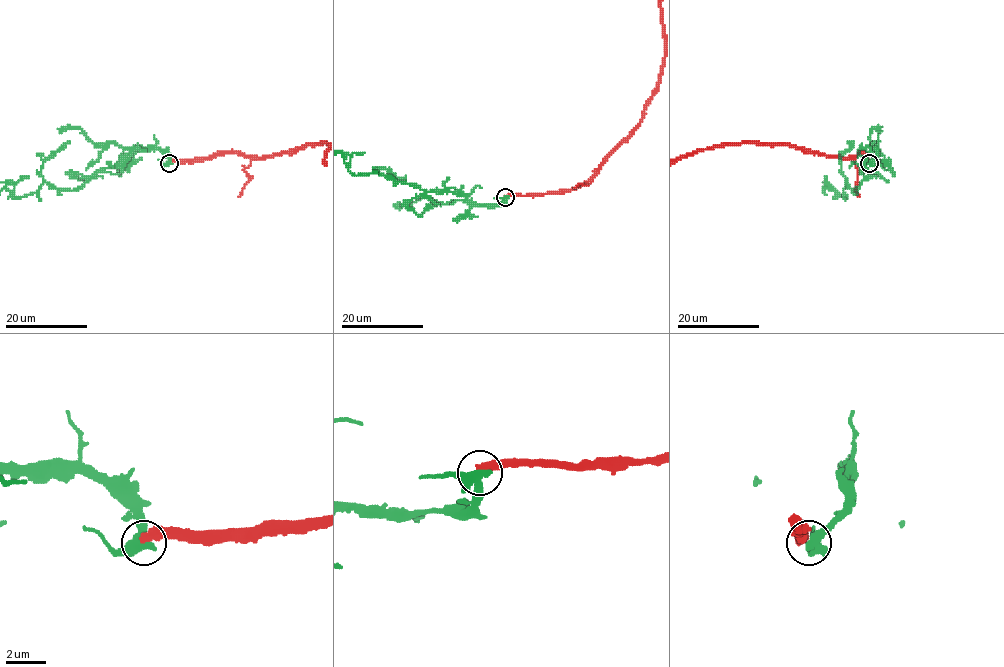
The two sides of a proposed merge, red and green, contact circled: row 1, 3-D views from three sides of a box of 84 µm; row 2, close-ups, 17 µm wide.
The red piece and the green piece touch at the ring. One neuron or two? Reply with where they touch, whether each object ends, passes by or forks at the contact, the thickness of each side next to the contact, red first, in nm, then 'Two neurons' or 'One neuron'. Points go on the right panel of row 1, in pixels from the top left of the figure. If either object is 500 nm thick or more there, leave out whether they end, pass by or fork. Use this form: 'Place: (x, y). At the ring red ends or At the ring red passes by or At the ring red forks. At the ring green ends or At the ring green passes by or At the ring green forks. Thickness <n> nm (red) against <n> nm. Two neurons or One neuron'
Place: (869, 163). At the ring red ends. At the ring green forks. Thickness 440 nm (red) against 400 nm. Two neurons

